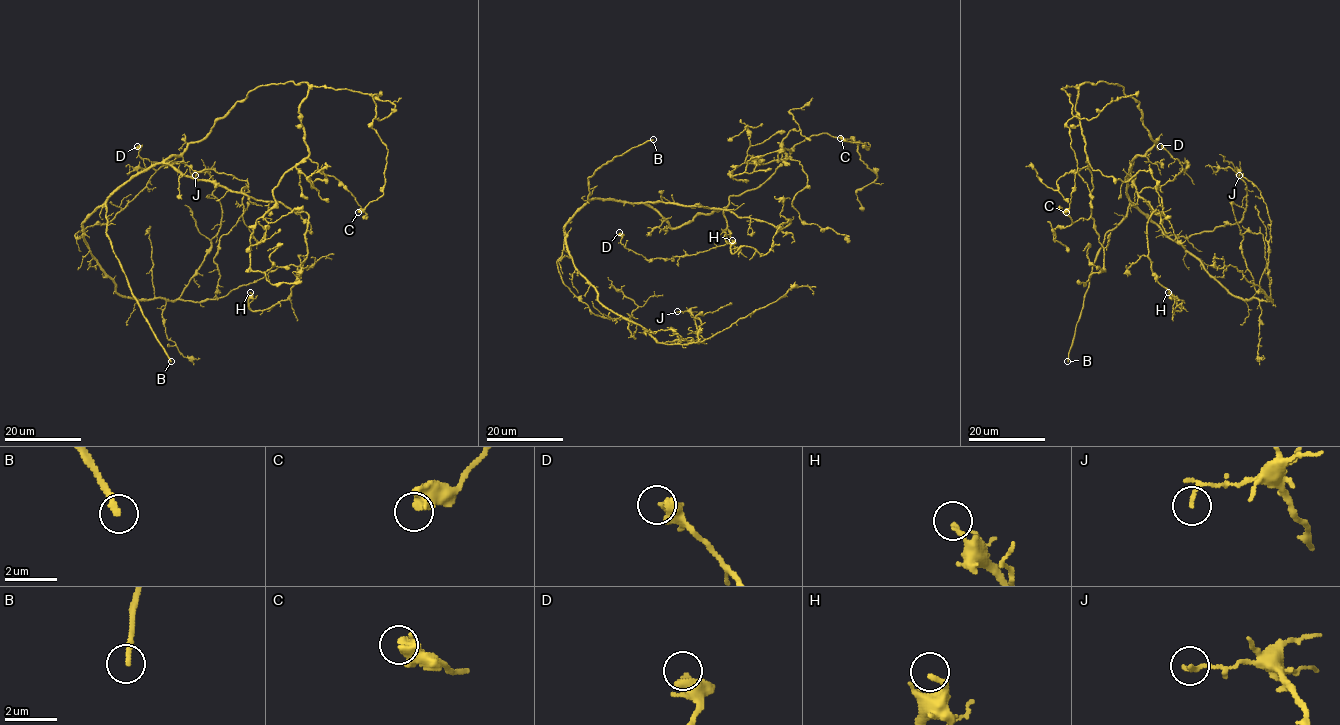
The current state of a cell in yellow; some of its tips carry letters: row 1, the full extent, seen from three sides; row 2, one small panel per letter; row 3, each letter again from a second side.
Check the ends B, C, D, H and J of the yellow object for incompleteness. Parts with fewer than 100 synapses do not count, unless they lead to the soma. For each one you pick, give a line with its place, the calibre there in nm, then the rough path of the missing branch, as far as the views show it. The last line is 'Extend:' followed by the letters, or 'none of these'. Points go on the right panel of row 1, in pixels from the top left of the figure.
B: at (1067, 361); 190 nm thick; missing branch runs (1067, 361), (1055, 406), (1035, 436), (1025, 441), (1014, 368), (1005, 348), (981, 324)
Extend: B

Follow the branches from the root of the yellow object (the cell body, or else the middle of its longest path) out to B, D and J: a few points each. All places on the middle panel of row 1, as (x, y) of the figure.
B: (650, 206), (599, 199), (589, 201), (588, 195), (589, 178), (602, 164), (653, 139)
D: (650, 206), (646, 203), (664, 201), (720, 209), (730, 239), (693, 255), (647, 260), (626, 247), (619, 232)
J: (650, 206), (590, 200), (565, 227), (566, 248), (607, 307), (660, 343), (702, 343), (692, 314), (677, 311)

